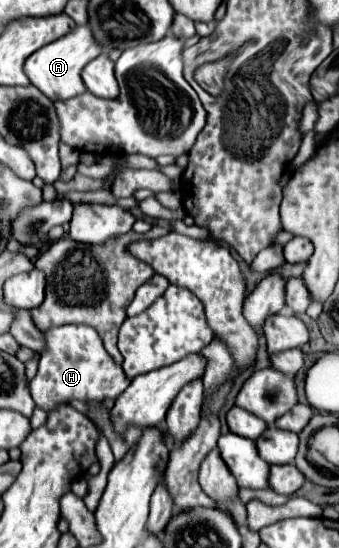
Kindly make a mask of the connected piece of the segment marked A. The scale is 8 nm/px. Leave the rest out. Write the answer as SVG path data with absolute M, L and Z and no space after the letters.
M76 26L70 34L44 46L44 50L36 50L36 54L32 54L32 58L28 58L28 62L24 64L24 72L28 74L30 82L36 88L40 88L50 100L68 100L72 96L86 92L80 72L102 50L104 48L98 44L98 40L94 38L92 30L88 30L88 26Z

